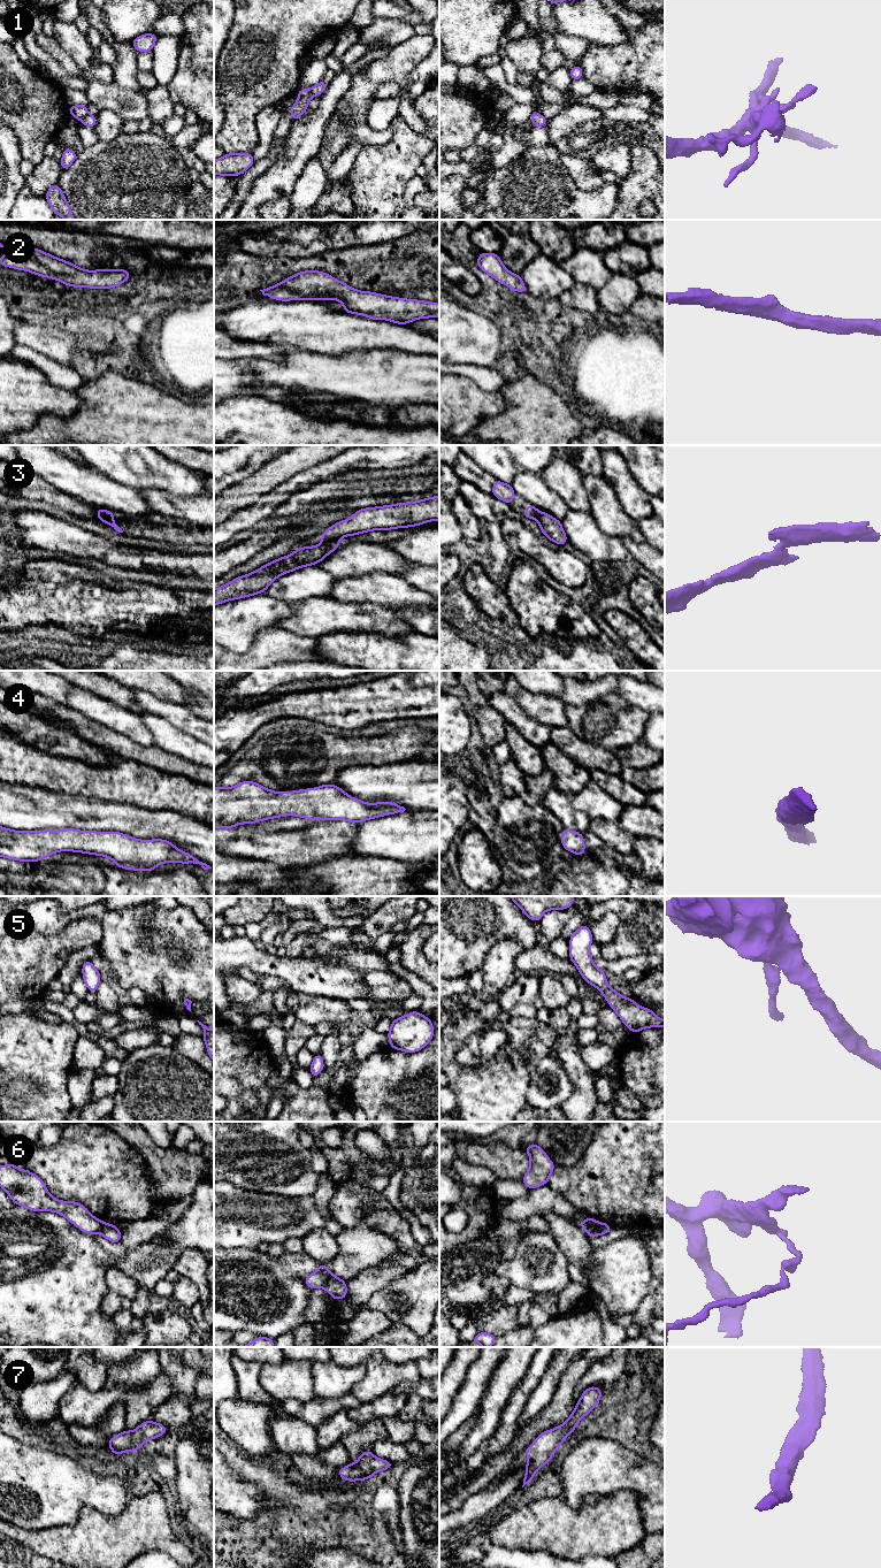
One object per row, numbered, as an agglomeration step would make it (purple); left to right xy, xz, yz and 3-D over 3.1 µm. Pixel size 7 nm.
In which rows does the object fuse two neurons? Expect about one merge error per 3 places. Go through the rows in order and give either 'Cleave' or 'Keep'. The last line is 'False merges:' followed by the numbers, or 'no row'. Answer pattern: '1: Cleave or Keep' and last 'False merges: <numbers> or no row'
1: Cleave
2: Keep
3: Cleave
4: Keep
5: Keep
6: Cleave
7: Keep
False merges: 1, 3, 6

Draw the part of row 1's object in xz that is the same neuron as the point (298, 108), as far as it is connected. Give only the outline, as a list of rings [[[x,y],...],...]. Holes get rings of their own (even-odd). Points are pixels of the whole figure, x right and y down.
[[[297,101],[292,105],[290,109],[290,115],[291,115],[292,121],[300,117],[307,110],[308,104],[301,104]]]

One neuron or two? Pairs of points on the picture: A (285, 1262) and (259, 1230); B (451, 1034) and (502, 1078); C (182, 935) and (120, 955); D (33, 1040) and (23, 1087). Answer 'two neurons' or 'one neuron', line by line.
A: two neurons
B: one neuron
C: one neuron
D: two neurons

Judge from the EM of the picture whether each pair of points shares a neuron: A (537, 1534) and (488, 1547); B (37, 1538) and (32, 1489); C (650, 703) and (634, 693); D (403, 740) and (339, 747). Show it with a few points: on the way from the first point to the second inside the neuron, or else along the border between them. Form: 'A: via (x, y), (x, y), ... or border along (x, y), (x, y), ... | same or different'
A: border along (482, 1543), (488, 1540), (504, 1547), (522, 1550) | different
B: border along (12, 1523), (29, 1530), (43, 1530), (62, 1526) | different
C: via (646, 700), (637, 693) | same
D: via (387, 748), (355, 748) | same

